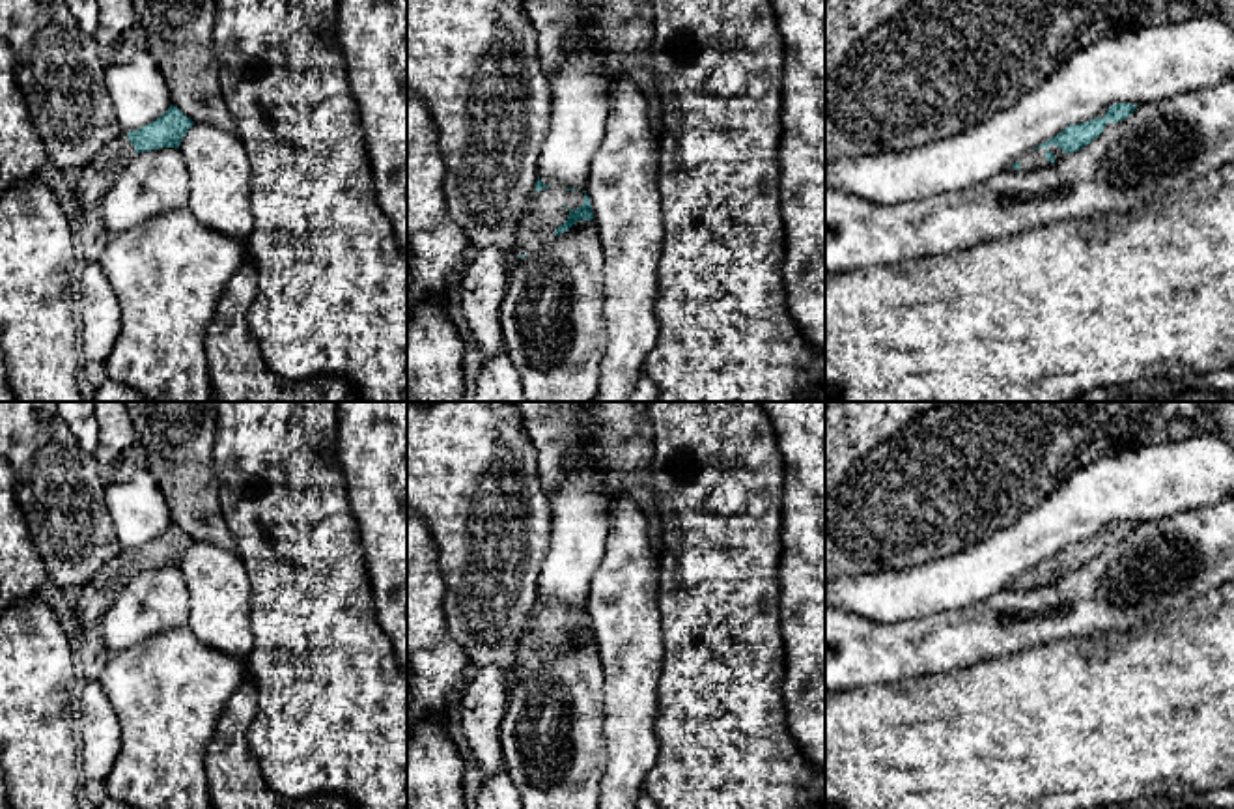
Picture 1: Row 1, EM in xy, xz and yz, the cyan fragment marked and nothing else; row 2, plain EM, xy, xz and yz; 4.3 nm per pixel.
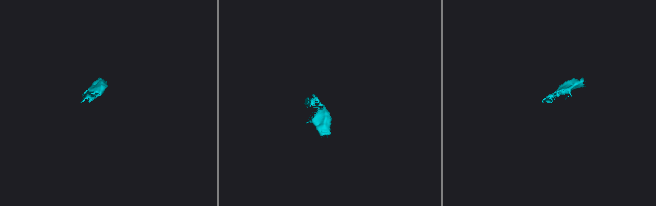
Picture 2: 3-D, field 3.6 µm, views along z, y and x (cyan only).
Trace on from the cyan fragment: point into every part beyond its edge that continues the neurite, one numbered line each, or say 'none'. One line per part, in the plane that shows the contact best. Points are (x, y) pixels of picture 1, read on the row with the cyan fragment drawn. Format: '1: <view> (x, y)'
1: xz (544, 212)

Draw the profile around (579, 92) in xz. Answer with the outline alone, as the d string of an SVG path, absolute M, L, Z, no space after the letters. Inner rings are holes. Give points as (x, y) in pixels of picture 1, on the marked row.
M581 37L564 43L562 69L549 78L551 127L538 177L551 187L586 191L594 155L603 142L612 88L603 67L605 47Z

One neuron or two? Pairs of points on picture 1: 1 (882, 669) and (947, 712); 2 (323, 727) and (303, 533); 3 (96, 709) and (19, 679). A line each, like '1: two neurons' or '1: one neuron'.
1: two neurons
2: one neuron
3: two neurons

